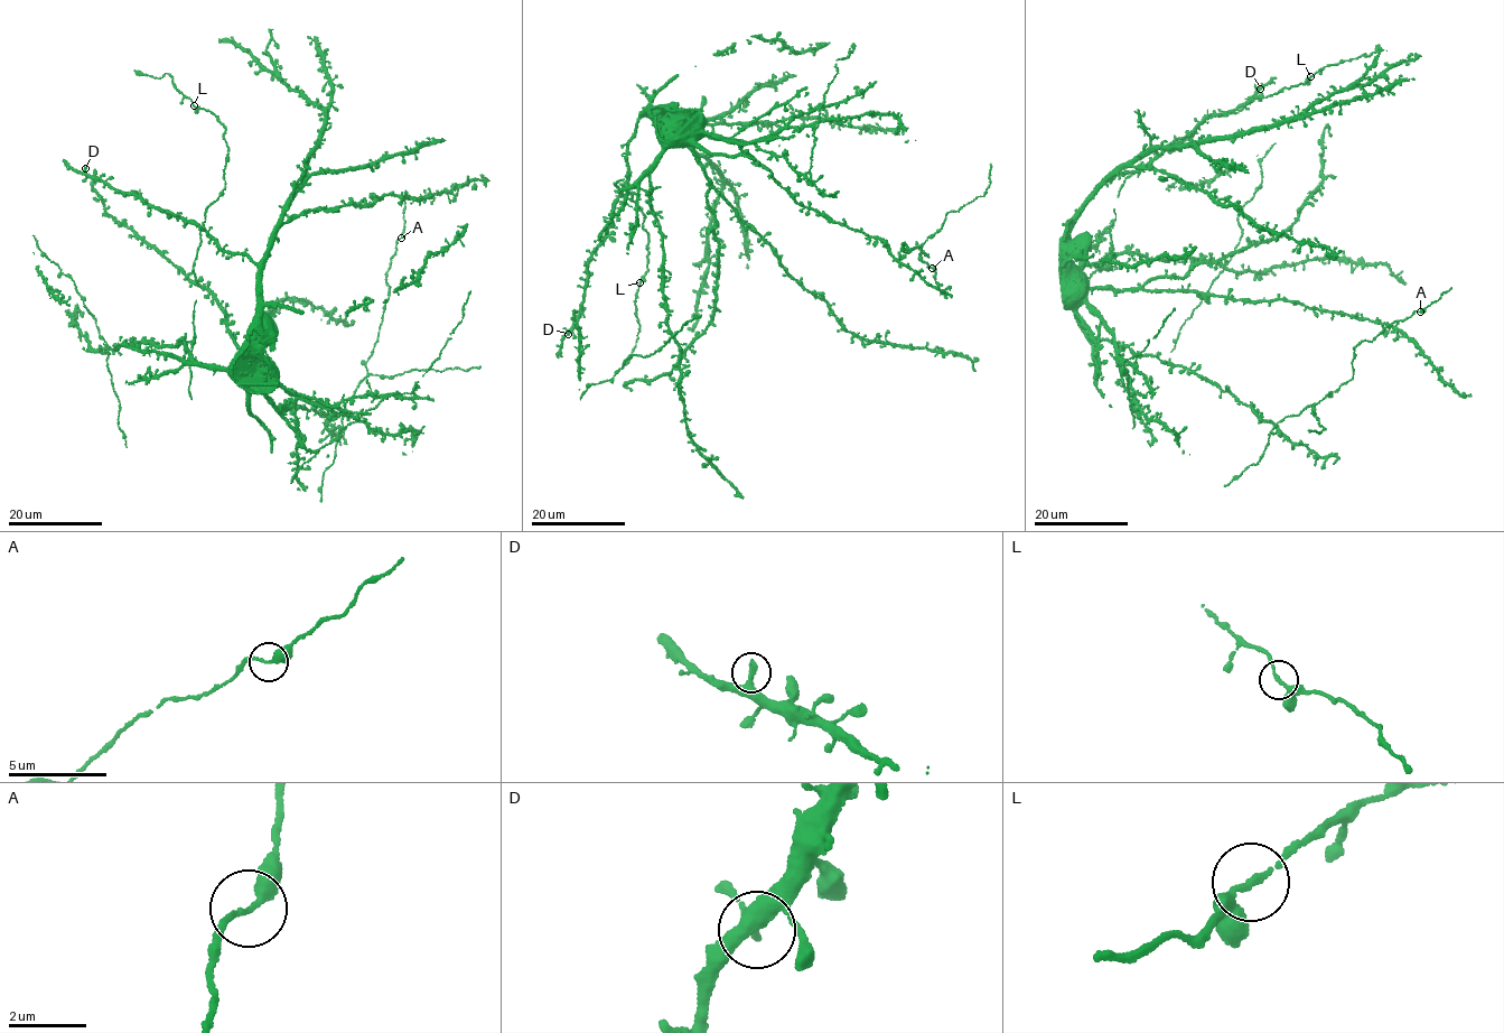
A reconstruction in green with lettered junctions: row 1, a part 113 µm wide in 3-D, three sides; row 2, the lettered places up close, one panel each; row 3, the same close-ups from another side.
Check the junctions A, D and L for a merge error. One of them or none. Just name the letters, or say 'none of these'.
A

